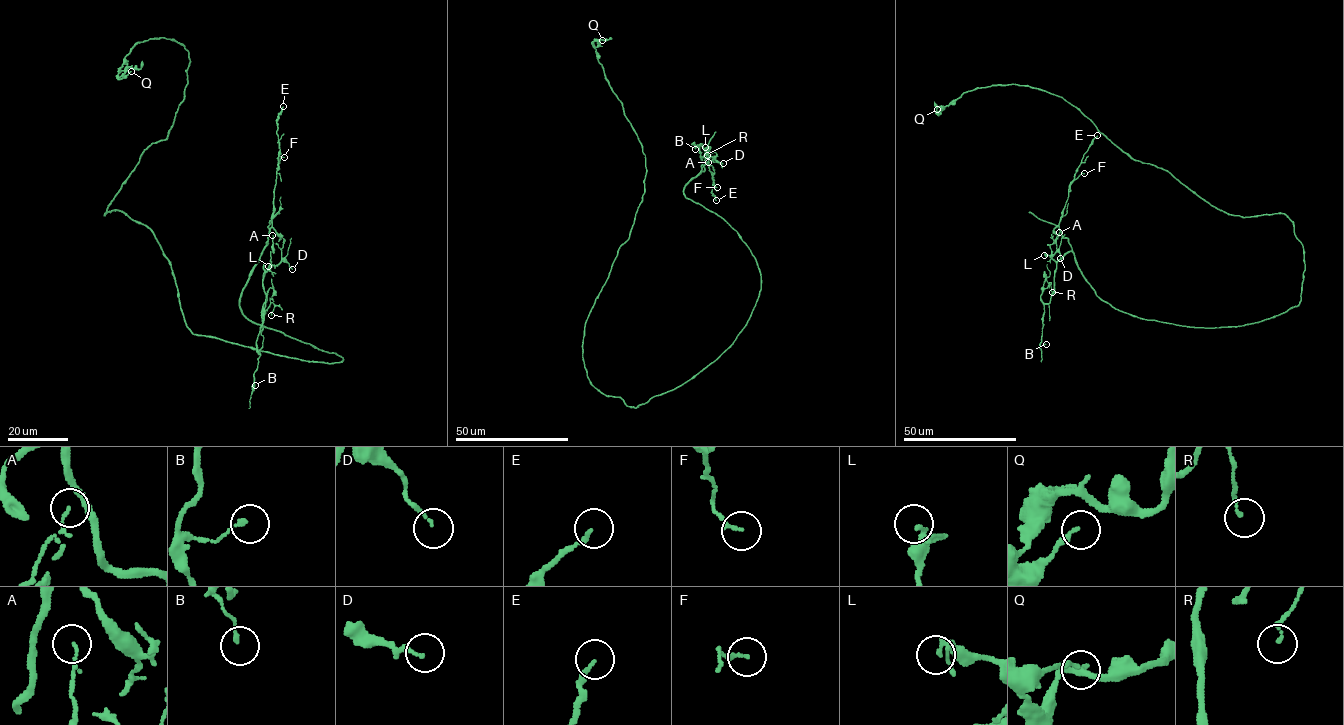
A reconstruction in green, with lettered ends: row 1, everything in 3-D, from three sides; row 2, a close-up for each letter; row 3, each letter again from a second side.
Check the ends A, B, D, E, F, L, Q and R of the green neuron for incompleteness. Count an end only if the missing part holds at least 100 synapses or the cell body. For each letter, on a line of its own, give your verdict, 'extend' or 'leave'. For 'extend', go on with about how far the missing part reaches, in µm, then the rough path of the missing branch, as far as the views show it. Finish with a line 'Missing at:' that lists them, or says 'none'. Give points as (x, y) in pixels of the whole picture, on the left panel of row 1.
A: leave
B: leave
D: leave
E: leave
F: leave
L: leave
Q: leave
R: leave
Missing at: none

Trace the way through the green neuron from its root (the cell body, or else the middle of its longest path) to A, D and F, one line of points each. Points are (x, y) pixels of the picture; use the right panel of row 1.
A: (1304, 271), (1300, 303), (1281, 314), (1177, 325), (1101, 300), (1071, 251), (1052, 258), (1059, 232)
D: (1304, 271), (1297, 306), (1243, 325), (1195, 327), (1116, 309), (1071, 251), (1056, 262), (1051, 254), (1060, 258)
F: (1304, 271), (1297, 306), (1243, 325), (1181, 326), (1116, 309), (1096, 295), (1059, 229), (1069, 185), (1084, 173)

